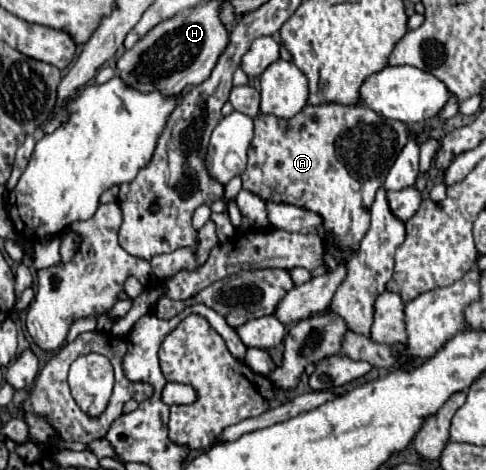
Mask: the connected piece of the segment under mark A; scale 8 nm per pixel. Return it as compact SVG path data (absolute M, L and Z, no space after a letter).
M320 104L320 106L306 106L298 116L292 120L280 120L274 116L256 116L254 118L254 138L248 148L248 166L242 174L242 186L264 200L284 202L298 208L306 208L324 216L324 230L328 232L326 250L324 250L324 264L326 270L336 270L346 260L332 256L330 248L336 244L340 252L348 252L352 248L354 254L360 246L360 240L368 232L370 224L370 208L378 188L384 186L384 180L402 152L404 144L408 142L408 126L400 120L388 120L376 112L372 112L364 104L344 106L344 104Z

